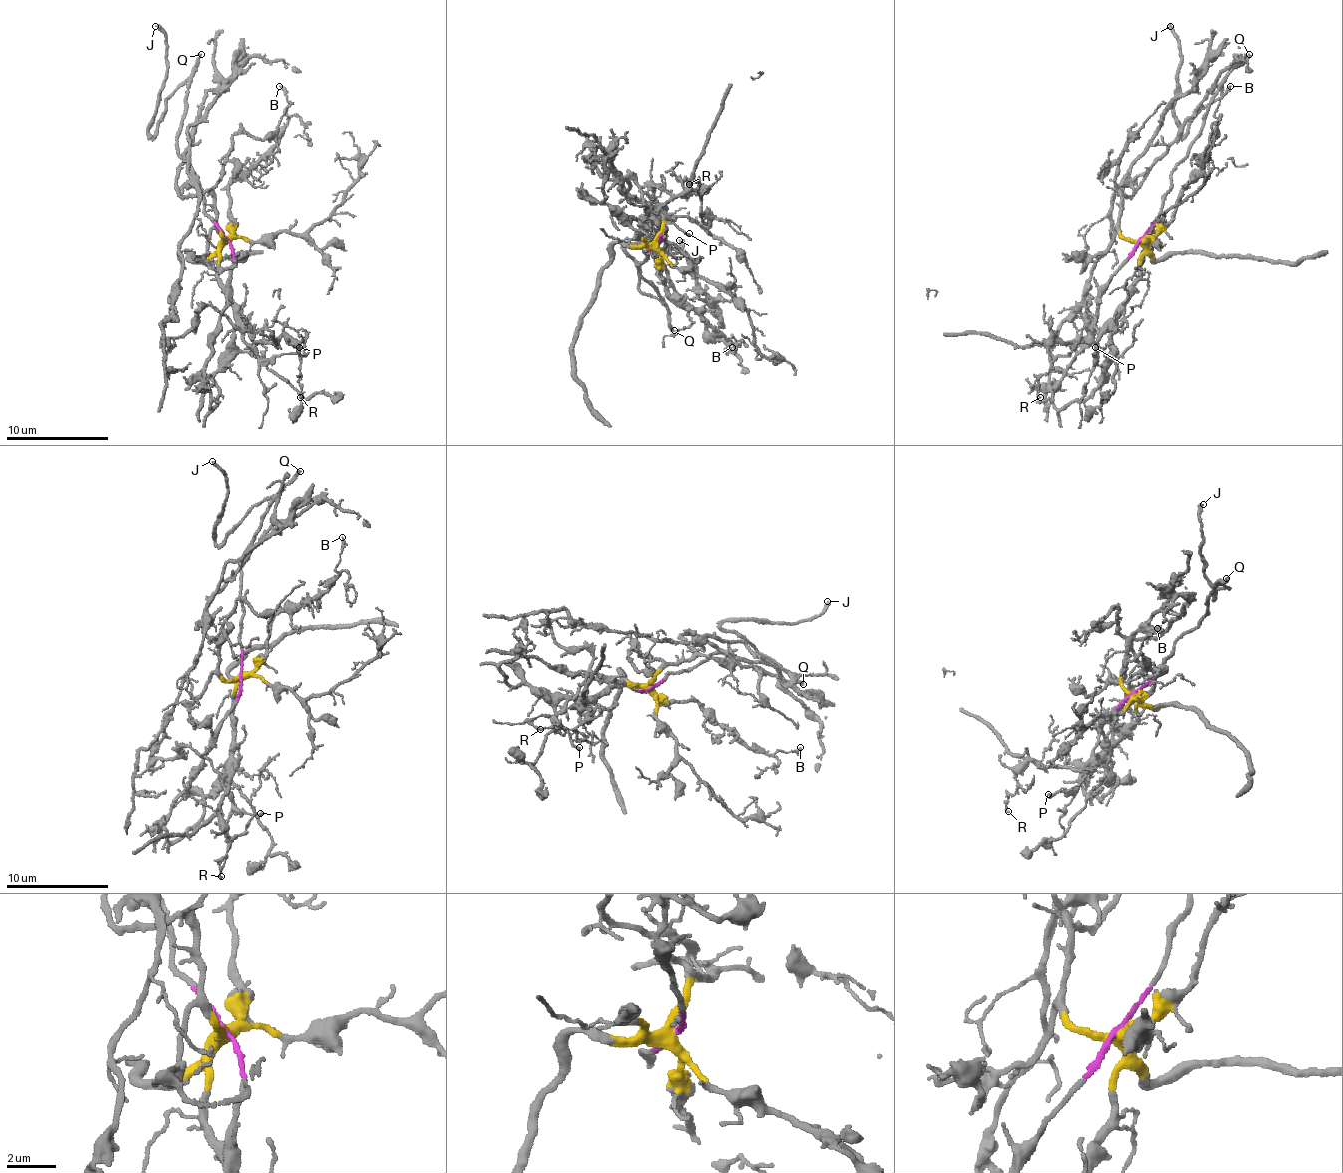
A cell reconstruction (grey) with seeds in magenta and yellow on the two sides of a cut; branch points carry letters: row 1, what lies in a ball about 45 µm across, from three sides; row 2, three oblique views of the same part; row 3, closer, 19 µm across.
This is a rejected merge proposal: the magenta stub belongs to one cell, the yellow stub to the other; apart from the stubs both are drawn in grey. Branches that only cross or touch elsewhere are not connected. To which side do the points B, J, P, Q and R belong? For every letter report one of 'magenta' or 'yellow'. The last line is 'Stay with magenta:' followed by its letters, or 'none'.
B: yellow
J: magenta
P: yellow
Q: magenta
R: yellow
Stay with magenta: J, Q

